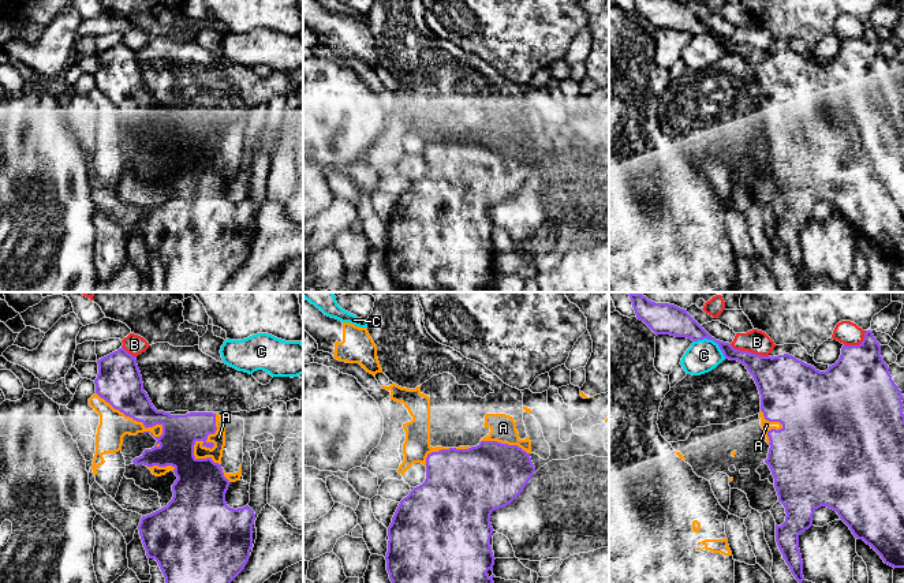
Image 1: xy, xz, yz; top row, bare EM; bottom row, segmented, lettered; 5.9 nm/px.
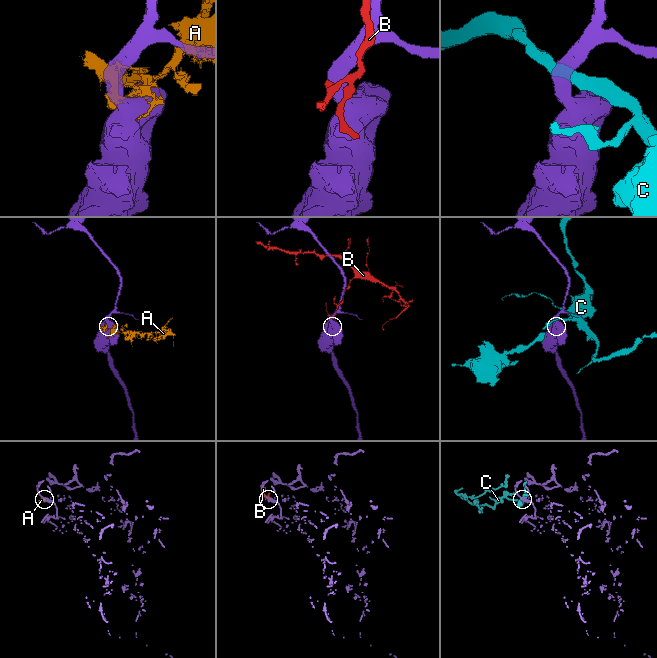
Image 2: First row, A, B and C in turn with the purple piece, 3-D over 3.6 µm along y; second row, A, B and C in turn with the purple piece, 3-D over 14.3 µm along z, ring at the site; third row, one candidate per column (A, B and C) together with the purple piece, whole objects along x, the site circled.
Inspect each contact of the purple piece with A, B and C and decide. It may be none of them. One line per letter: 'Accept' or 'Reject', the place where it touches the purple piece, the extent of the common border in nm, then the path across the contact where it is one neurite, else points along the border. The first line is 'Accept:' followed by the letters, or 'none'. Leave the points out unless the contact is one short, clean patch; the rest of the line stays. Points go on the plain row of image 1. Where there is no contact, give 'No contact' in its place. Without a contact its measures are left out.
Accept: none
A: Reject. Touches purple at xy (194, 137). Shared border 300 nm
B: Reject. Touches purple at yz (747, 45). Shared border 240 nm
C: Reject. Touches purple at yz (713, 34). Shared border 220 nm. Boundary: yz (694, 34), (712, 33), (725, 52)

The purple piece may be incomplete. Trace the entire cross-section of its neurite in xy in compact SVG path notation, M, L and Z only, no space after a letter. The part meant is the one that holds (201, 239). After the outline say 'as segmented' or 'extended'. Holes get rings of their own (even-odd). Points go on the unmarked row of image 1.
M123 41L97 55L98 68L94 74L96 87L119 104L126 111L143 120L163 120L163 128L152 143L145 143L139 152L132 154L137 160L172 160L178 173L172 179L173 191L167 201L142 210L138 220L139 229L147 253L154 253L165 272L165 292L221 292L231 276L244 264L253 242L254 205L229 202L225 187L229 175L224 171L221 158L212 152L197 153L194 139L202 135L202 141L213 142L208 130L214 128L216 108L190 106L186 109L171 109L157 105L147 87L143 85L142 70L135 51Z | as segmented

